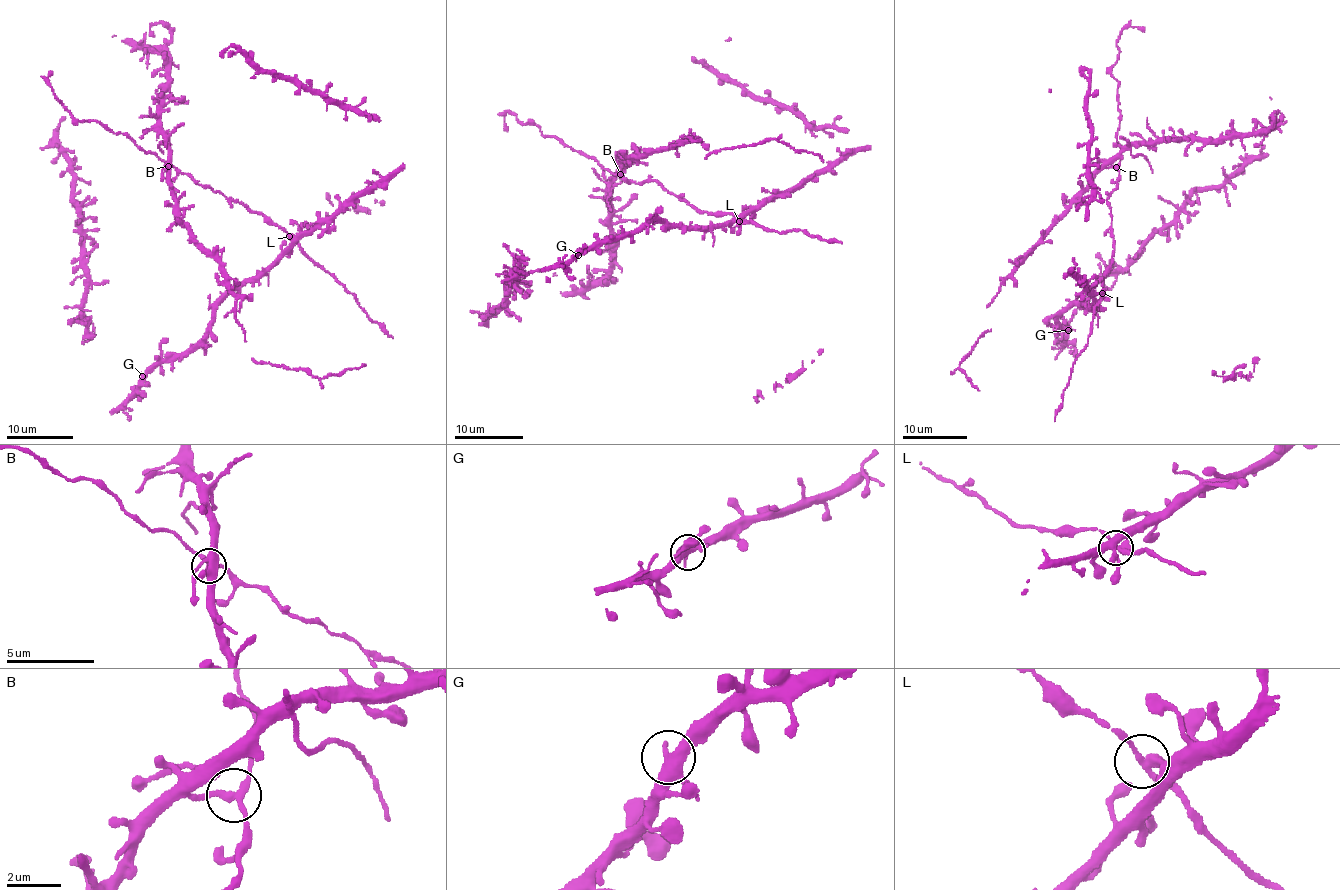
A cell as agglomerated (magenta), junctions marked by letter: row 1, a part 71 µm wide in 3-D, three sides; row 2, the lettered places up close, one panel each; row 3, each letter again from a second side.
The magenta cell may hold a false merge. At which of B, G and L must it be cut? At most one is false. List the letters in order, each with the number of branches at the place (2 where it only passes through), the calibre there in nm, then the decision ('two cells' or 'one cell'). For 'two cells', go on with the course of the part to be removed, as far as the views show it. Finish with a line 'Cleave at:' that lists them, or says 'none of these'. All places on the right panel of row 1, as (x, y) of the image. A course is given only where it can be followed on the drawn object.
B: 3 | 240 nm | two cells
G: 3 | 380 nm | one cell
L: 3 | 280 nm | one cell
Cleave at: B

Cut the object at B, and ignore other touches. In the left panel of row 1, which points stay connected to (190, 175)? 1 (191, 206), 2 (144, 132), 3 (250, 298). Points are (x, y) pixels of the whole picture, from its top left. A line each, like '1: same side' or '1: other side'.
1: other side
2: other side
3: other side

